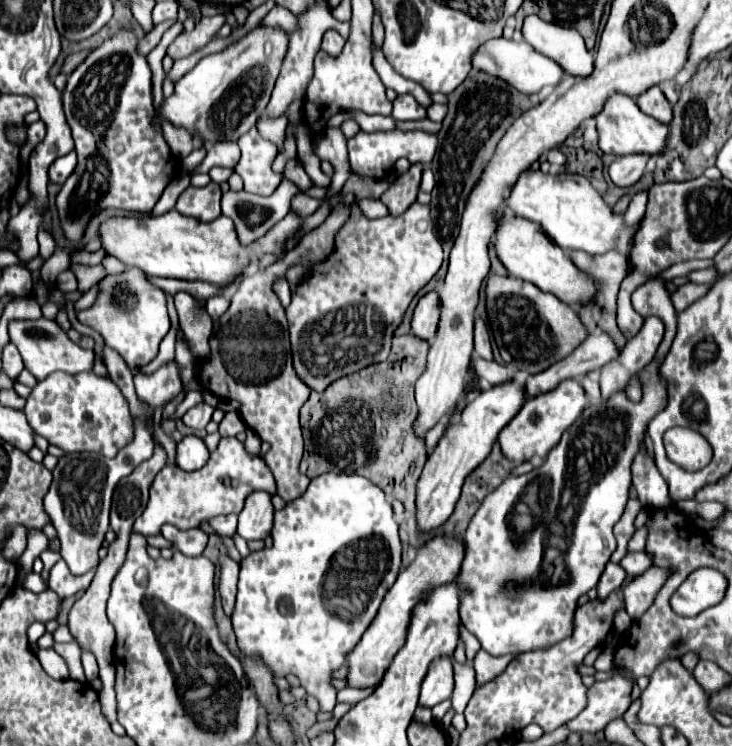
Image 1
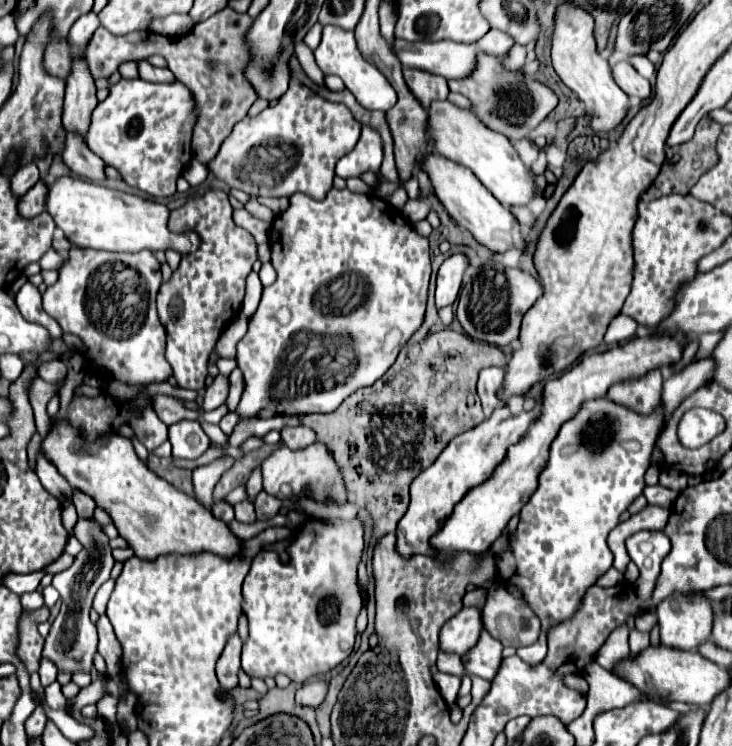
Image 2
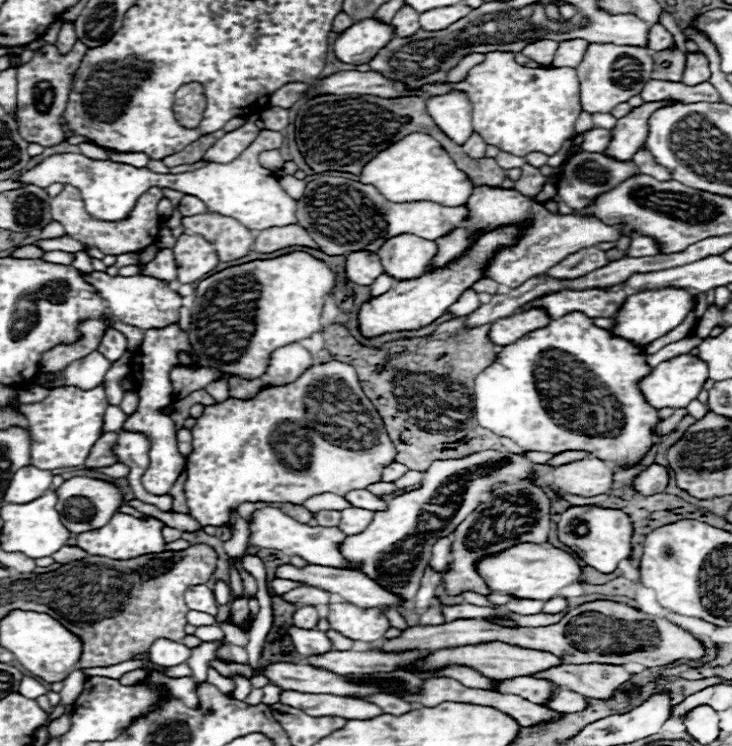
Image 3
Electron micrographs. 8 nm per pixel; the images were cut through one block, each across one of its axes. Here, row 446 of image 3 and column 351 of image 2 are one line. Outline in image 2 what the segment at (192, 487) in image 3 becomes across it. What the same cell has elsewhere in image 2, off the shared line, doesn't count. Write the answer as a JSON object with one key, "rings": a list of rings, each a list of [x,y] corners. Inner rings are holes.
{"rings":[[[332,188],[324,200],[312,200],[310,196],[304,194],[294,194],[290,196],[290,206],[286,212],[280,214],[272,222],[270,228],[270,252],[272,252],[272,266],[278,272],[278,280],[264,288],[260,306],[256,314],[248,322],[248,332],[246,336],[238,342],[238,368],[244,372],[244,392],[240,398],[240,404],[236,406],[234,412],[228,412],[220,420],[220,428],[226,436],[234,432],[238,422],[244,418],[272,418],[278,414],[294,416],[294,414],[312,414],[312,412],[332,412],[336,410],[350,394],[354,394],[358,388],[372,386],[380,376],[386,374],[386,370],[392,366],[396,360],[398,352],[402,346],[410,340],[410,336],[422,326],[424,312],[426,312],[426,302],[428,302],[428,280],[430,280],[430,248],[428,248],[428,238],[422,238],[414,232],[410,222],[402,216],[398,208],[392,208],[384,198],[374,196],[374,202],[368,194],[354,194],[348,188],[346,190],[336,190]]]}

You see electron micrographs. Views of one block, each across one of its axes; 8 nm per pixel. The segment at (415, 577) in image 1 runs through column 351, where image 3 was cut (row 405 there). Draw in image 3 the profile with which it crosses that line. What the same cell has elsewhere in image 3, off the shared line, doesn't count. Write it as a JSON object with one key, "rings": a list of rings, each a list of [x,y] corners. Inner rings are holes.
{"rings":[[[680,354],[672,360],[656,366],[652,370],[652,374],[648,378],[644,378],[644,382],[640,382],[640,388],[642,388],[648,404],[652,404],[656,408],[666,408],[666,406],[684,408],[700,394],[706,380],[708,380],[706,362],[702,362],[698,356],[692,356],[692,354]]]}

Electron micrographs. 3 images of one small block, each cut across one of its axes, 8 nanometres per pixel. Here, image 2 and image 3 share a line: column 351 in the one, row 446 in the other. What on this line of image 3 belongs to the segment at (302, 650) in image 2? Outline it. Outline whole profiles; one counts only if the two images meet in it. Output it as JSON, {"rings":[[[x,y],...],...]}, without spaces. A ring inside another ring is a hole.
{"rings":[[[570,312],[504,346],[474,382],[474,416],[482,428],[496,436],[512,438],[522,450],[548,454],[584,450],[600,460],[616,462],[620,468],[630,468],[640,464],[654,446],[656,434],[652,428],[660,422],[658,408],[646,402],[638,386],[650,372],[652,368],[646,364],[646,354],[640,346],[598,328],[586,314]]]}

